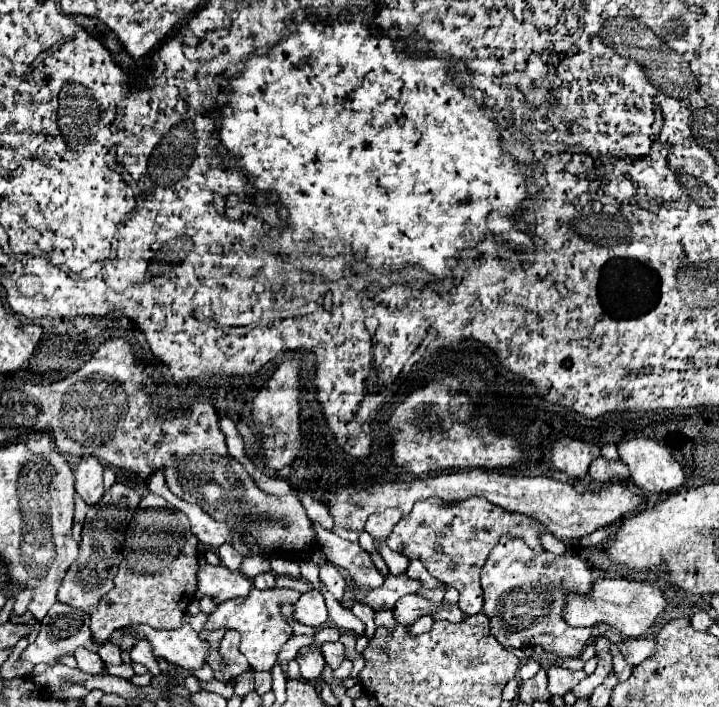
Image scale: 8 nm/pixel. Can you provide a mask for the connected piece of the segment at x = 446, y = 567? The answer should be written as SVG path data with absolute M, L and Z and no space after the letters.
M473 497L461 503L441 503L439 499L423 499L417 501L413 511L393 527L387 543L393 551L399 551L407 559L419 559L427 567L427 571L441 583L455 587L459 591L459 609L465 615L477 615L483 607L479 573L487 555L499 543L499 539L503 535L519 537L535 553L541 553L545 549L539 541L539 535L545 531L547 529L535 519L529 519L527 515L503 513L501 507L485 499Z

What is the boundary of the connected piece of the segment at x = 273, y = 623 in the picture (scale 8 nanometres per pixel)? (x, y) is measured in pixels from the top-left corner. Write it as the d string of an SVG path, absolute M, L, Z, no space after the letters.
M251 589L247 597L237 597L229 599L227 603L217 605L217 609L209 615L205 629L215 631L215 629L235 629L241 636L240 652L247 657L251 668L254 671L271 671L271 667L277 661L277 655L283 647L283 643L293 635L291 627L283 621L281 617L281 603L294 605L301 593L293 589L269 589L269 591L259 591Z

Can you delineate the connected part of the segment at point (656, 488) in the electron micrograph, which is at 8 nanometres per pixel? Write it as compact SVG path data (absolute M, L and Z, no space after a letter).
M651 439L619 443L619 457L631 471L631 483L643 491L669 493L685 487L687 477L667 447Z

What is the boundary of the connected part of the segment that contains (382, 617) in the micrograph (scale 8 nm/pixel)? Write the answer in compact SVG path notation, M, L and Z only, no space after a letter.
M377 611L375 613L375 623L377 627L395 627L395 619L393 619L393 611Z

